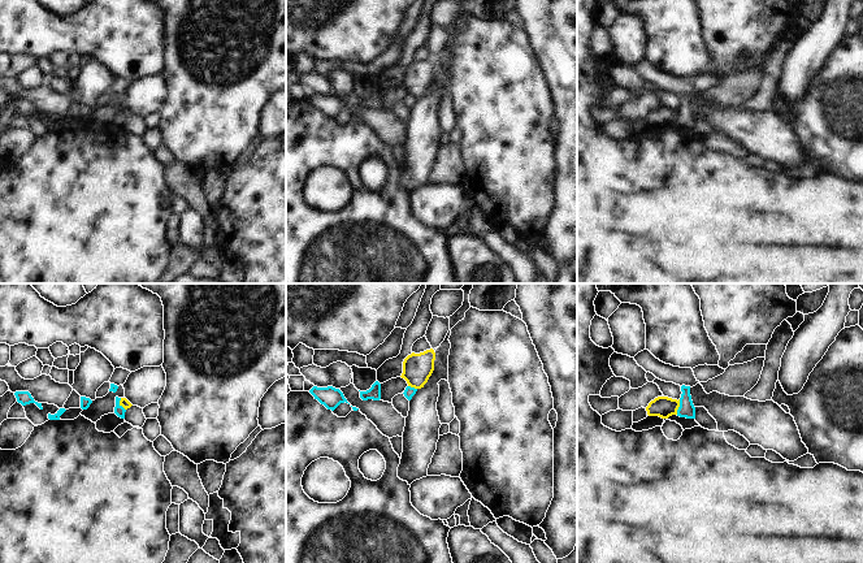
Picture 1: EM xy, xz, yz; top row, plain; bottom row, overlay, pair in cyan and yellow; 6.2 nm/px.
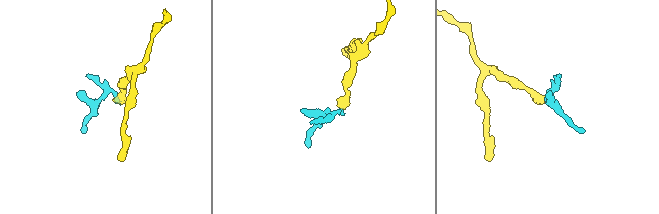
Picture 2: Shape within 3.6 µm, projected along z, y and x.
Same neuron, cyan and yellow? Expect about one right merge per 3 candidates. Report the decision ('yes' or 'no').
no

